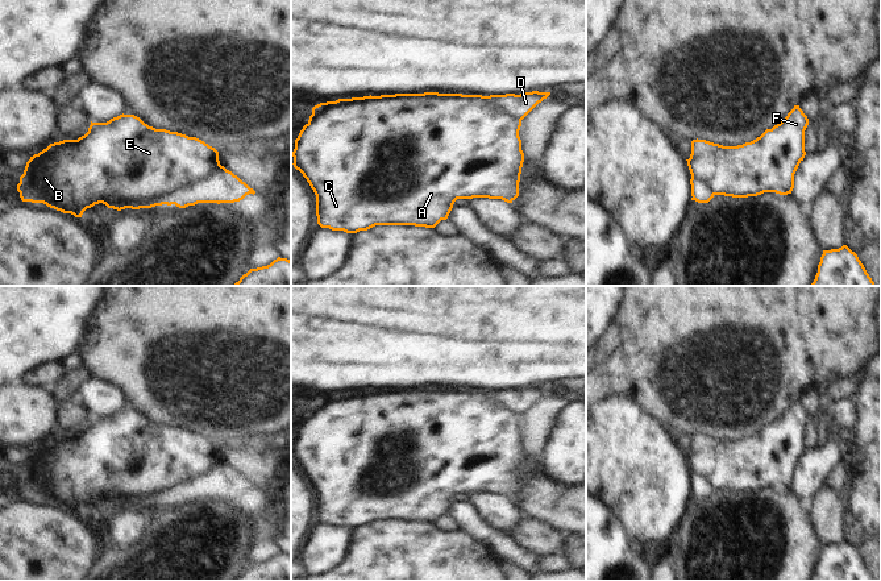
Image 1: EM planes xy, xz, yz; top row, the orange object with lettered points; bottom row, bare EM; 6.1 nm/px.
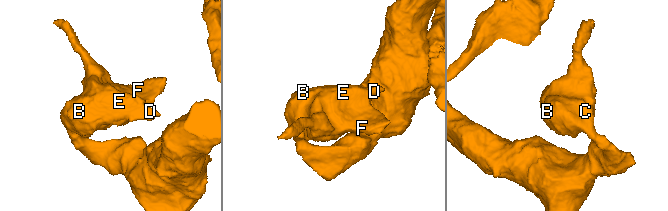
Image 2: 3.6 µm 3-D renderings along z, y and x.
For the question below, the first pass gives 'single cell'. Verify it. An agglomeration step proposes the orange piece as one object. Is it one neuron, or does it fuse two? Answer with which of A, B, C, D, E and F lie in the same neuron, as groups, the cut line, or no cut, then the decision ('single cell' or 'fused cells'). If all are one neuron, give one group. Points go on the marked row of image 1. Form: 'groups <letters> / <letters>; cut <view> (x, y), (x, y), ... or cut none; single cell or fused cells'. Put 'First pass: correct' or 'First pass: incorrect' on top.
First pass: incorrect
groups A B C E F / D; cut xy (220, 165), (203, 177), (186, 183), (179, 190), (174, 203); fused cells

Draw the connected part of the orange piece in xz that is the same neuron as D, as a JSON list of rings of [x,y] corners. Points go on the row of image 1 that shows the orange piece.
[[[524,92],[520,95],[490,95],[487,100],[494,108],[500,109],[503,113],[523,120],[539,103],[547,99],[550,92]]]

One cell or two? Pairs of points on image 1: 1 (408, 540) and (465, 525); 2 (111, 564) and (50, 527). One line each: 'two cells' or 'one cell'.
1: two cells
2: two cells

